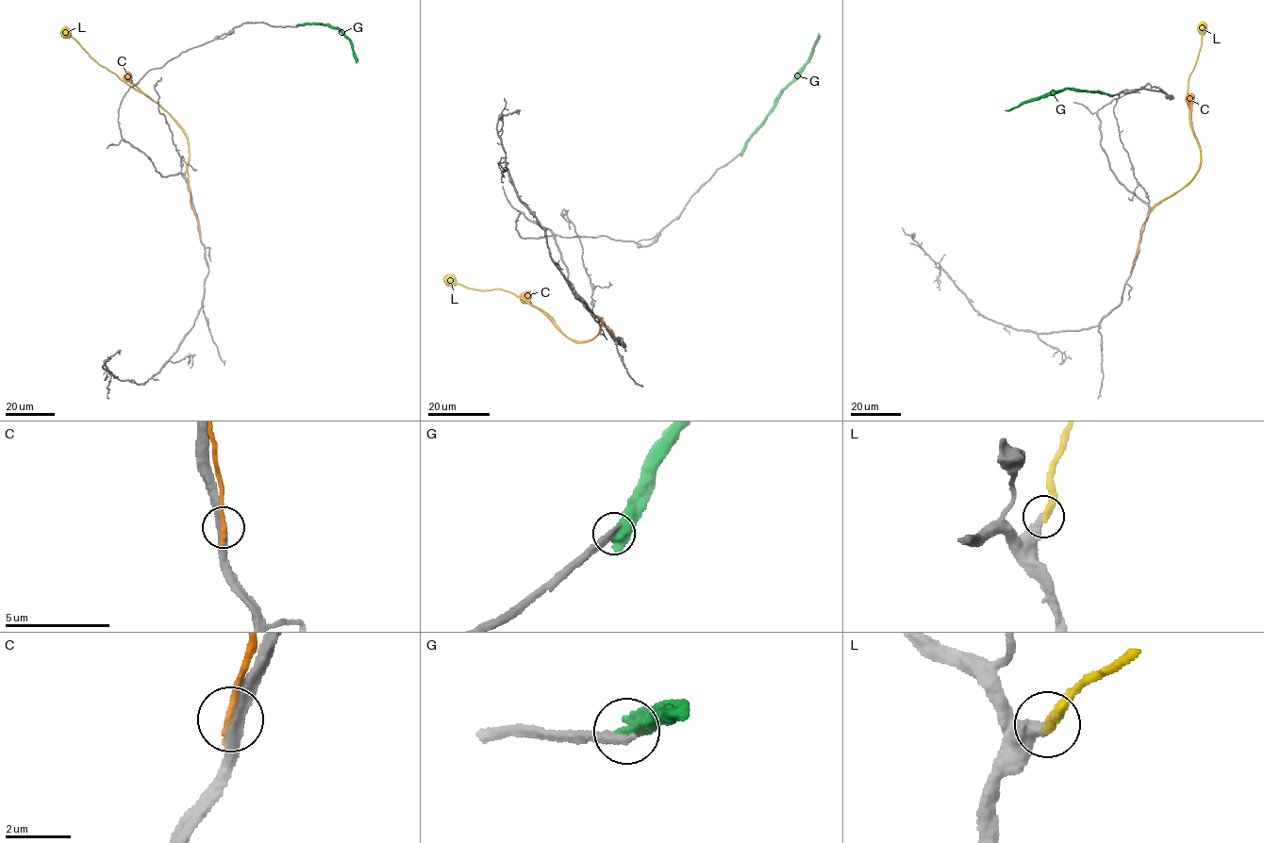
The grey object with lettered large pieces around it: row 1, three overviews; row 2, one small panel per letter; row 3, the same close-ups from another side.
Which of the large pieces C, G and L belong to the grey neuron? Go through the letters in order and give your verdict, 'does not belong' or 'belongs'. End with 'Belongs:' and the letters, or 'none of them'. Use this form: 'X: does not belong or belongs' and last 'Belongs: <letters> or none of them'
C: does not belong
G: does not belong
L: belongs
Belongs: L

